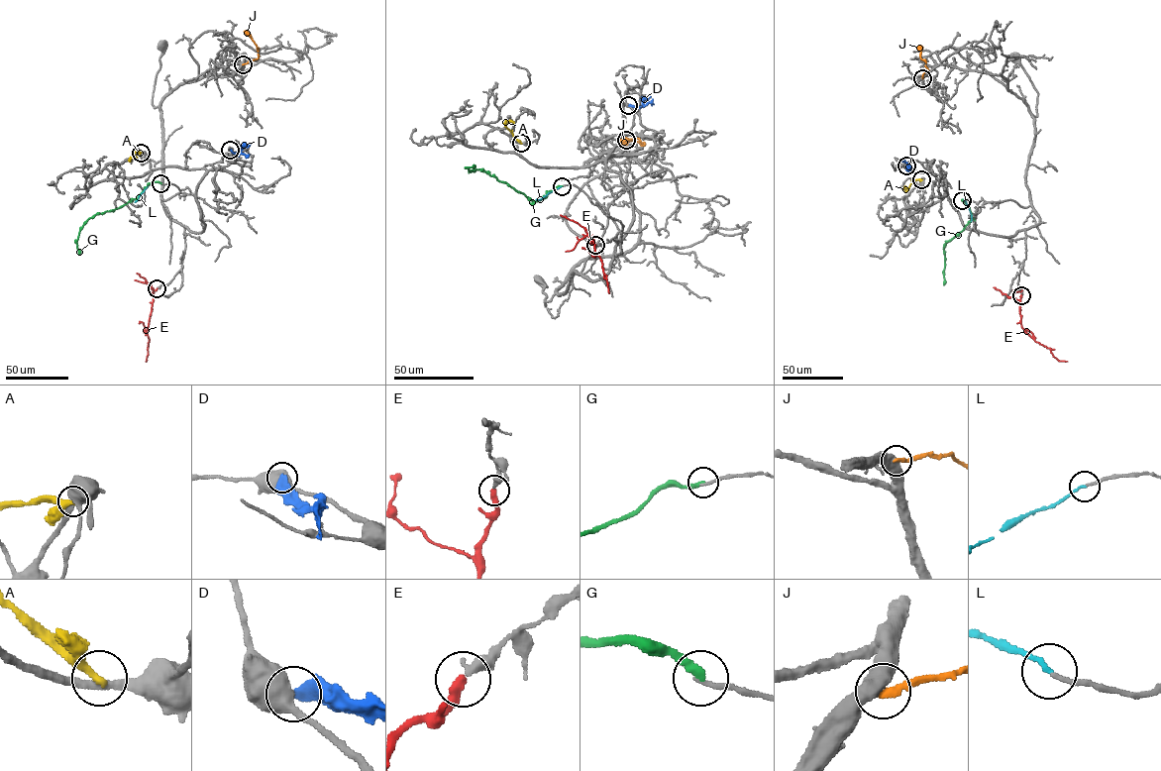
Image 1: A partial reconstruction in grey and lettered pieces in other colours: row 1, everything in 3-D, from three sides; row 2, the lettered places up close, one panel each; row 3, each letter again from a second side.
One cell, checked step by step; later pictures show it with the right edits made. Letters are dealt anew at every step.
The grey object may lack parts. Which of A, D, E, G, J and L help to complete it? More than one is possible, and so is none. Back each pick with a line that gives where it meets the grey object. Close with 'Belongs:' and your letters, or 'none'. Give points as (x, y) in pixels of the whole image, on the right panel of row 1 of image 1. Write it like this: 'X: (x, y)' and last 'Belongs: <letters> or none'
E: (1021, 295)
L: (962, 200)
Belongs: E, L

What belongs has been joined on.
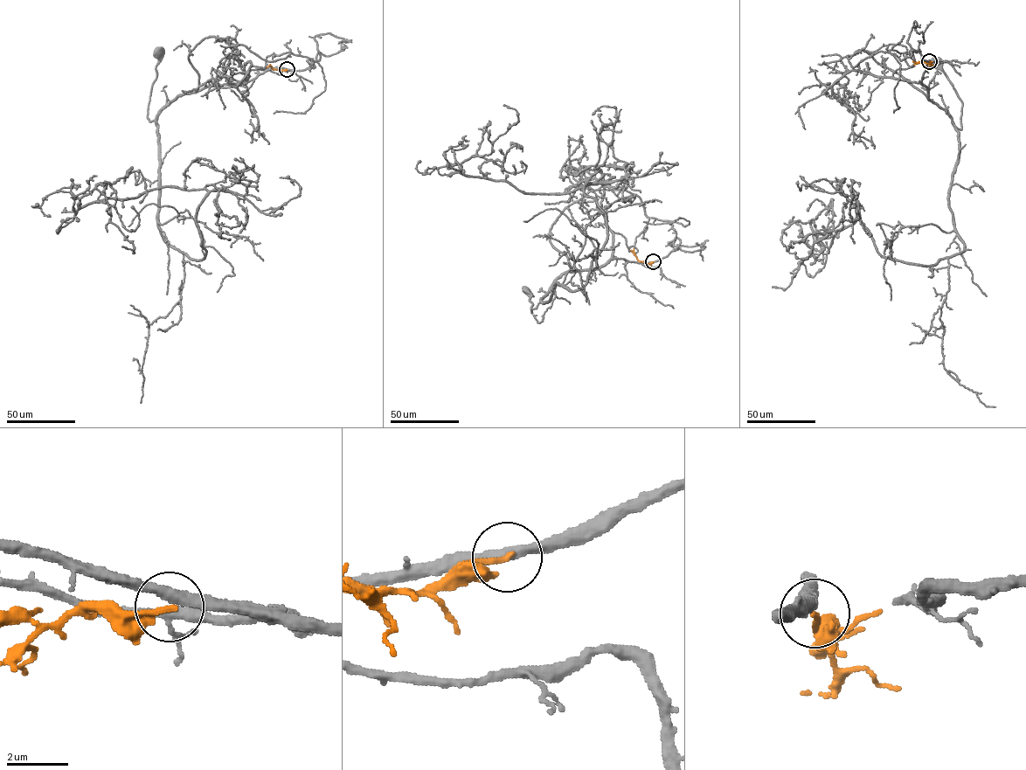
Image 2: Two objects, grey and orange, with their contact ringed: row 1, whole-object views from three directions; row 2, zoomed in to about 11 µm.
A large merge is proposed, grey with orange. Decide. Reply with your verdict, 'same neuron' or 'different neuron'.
different neuron

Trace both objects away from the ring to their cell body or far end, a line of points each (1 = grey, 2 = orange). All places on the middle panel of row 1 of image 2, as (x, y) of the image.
1: (653, 262), (634, 262), (614, 258), (599, 267), (565, 272), (531, 313), (532, 305), (526, 290)
2: (653, 262), (639, 260), (634, 248)

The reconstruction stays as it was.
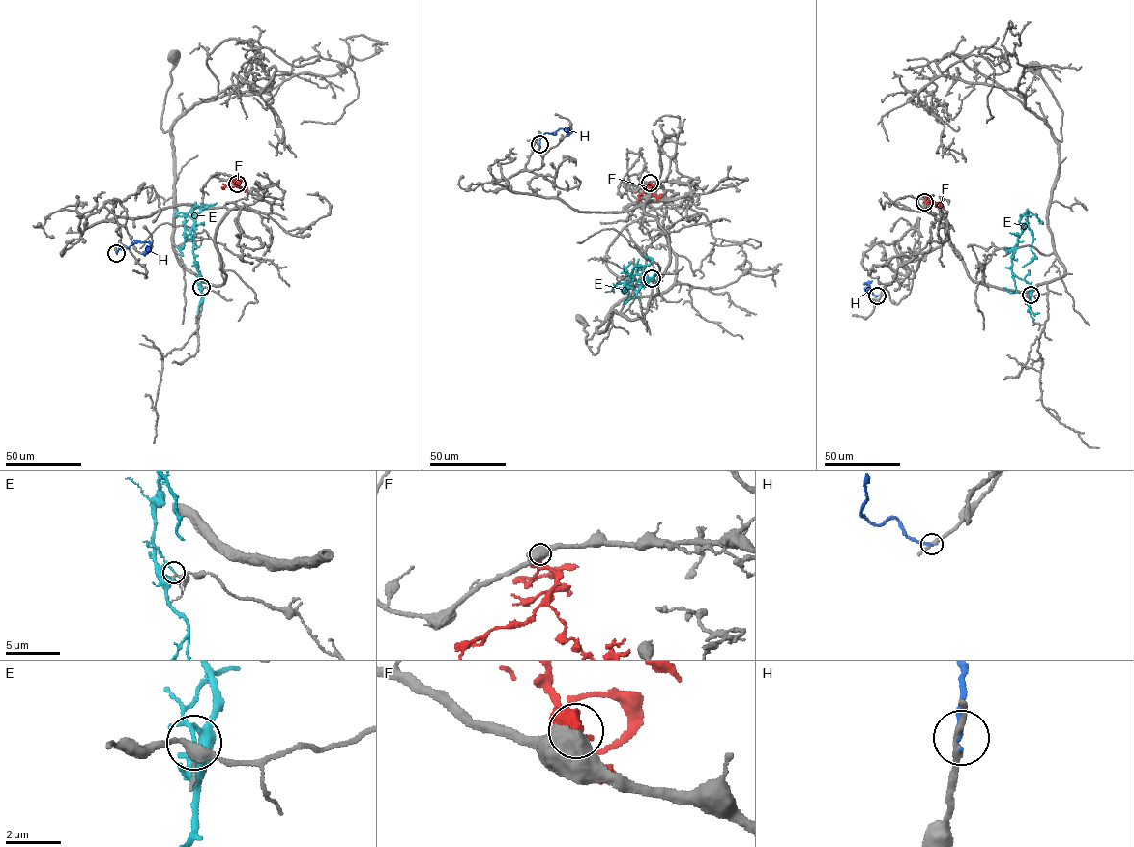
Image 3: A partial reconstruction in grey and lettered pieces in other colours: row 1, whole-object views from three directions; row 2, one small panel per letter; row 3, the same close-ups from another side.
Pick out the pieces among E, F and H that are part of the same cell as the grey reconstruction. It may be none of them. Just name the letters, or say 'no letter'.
no letter

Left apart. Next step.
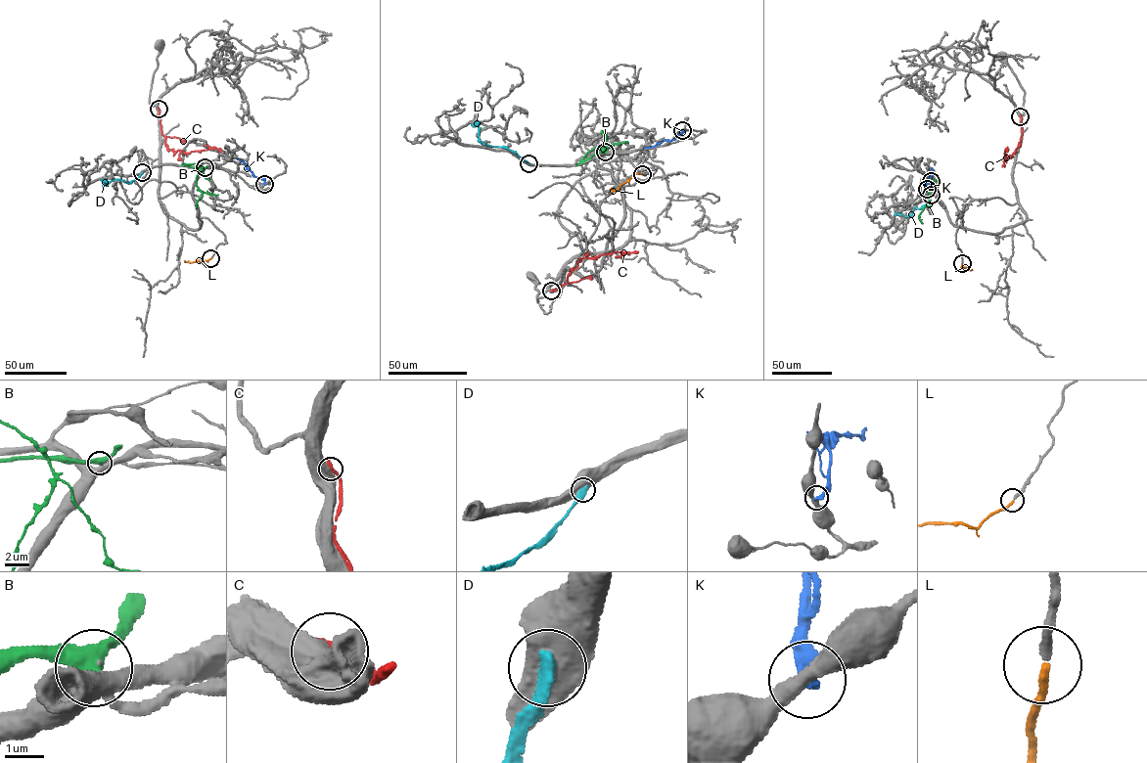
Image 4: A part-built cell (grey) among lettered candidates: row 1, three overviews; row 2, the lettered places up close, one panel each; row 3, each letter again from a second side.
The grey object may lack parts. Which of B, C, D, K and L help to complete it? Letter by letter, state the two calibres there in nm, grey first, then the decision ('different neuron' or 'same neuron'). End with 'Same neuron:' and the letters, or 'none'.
B: 360/400 nm | different neuron
C: 700/400 nm | different neuron
D: 550/360 nm | different neuron
K: 400/360 nm | different neuron
L: 240/200 nm | same neuron
Same neuron: L

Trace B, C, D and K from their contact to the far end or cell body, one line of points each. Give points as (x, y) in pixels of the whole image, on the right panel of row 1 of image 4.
B: (931, 181), (936, 180), (927, 180), (931, 202), (919, 216), (923, 223)
C: (1020, 116), (1019, 145), (1011, 157), (1005, 157), (1005, 151), (1007, 152)
D: (931, 195), (928, 201), (920, 208), (915, 207), (909, 216), (895, 212)
K: (927, 189), (932, 182), (931, 168)

